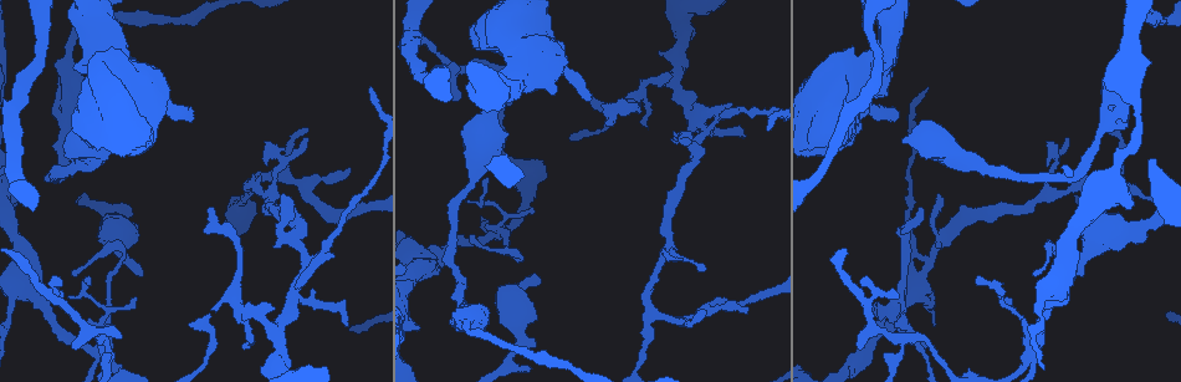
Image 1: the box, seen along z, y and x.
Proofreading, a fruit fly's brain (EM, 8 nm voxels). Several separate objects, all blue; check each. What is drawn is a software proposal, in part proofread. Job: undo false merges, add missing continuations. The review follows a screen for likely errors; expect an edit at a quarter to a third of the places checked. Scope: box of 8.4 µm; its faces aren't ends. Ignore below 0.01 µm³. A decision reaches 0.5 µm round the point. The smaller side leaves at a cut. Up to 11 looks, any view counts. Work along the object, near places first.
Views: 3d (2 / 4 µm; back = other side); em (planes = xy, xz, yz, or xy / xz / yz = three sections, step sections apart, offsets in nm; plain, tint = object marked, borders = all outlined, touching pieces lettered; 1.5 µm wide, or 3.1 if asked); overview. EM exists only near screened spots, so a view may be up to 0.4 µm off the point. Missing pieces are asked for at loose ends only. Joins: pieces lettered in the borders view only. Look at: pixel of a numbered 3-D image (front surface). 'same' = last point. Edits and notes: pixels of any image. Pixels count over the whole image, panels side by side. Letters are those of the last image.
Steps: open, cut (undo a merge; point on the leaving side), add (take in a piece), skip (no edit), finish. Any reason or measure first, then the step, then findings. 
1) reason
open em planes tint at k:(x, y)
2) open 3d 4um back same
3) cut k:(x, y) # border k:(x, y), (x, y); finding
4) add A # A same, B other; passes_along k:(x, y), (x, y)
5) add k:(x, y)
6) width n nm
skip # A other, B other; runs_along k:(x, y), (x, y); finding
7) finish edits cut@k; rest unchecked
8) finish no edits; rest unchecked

long arm stops here
open 3d 2um at 1:(767, 128)

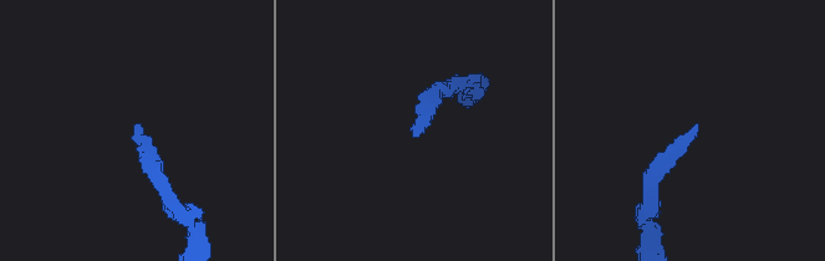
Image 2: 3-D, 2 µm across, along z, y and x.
open em yz step 4 plain at 2:(413, 134)

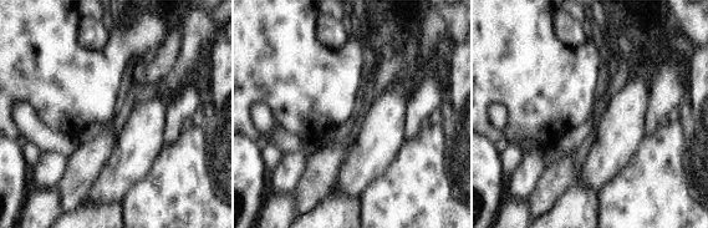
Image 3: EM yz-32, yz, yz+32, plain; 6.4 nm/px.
open em yz step 4 borders same

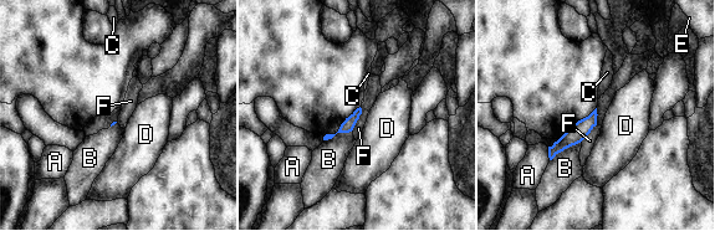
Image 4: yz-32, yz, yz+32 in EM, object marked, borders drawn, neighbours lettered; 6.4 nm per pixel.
longest_contact B 240 nm
skip # A other, B other, C other, D other, E other, F other; none of them fits

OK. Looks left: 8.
an open end
open em xy step 8 tint at 1:(473, 60)

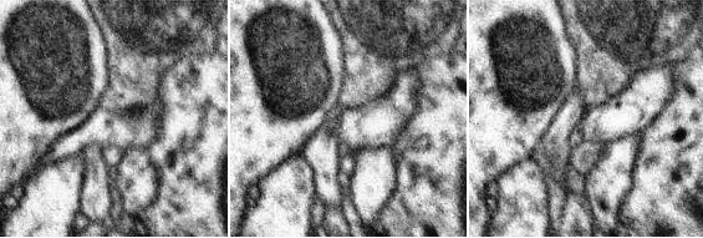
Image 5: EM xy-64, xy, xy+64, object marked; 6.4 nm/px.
cut it another way
open em xz step 8 borders same

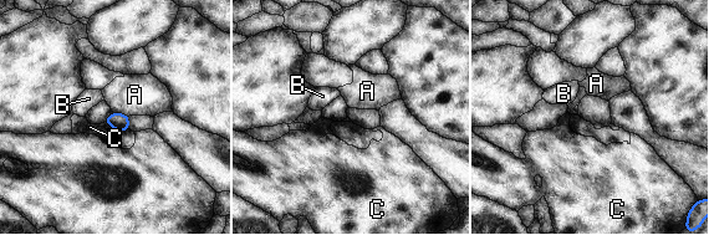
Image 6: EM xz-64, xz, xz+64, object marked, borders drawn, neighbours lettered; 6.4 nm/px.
width 120 nm
skip # A other, B other, C other; border 6:(112, 111), (128, 116); none of them fits

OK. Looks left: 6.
abrupt turn
open 3d 2um at 1:(97, 354)

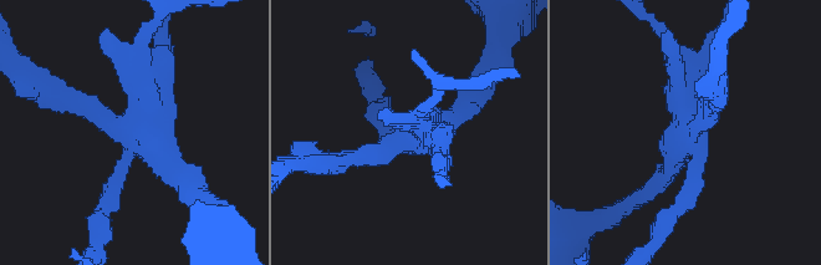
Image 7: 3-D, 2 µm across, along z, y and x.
open em planes borders at 7:(412, 135)

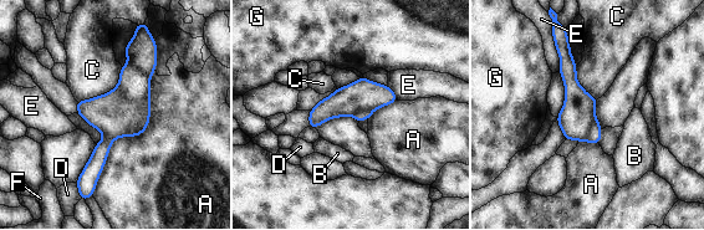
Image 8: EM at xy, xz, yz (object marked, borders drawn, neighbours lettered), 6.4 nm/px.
width 240 nm
cut 8:(133, 85) # A other, B other, C other, D other, E other, F other, G other; a second cell is stuck on

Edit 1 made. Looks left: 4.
finish edits cut@8; rest unchecked

